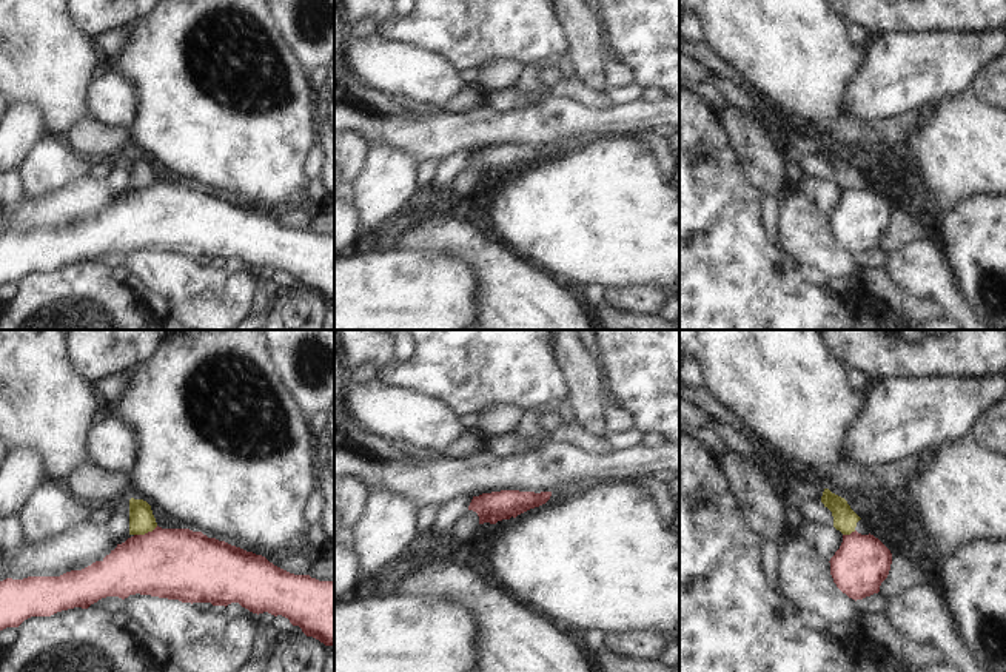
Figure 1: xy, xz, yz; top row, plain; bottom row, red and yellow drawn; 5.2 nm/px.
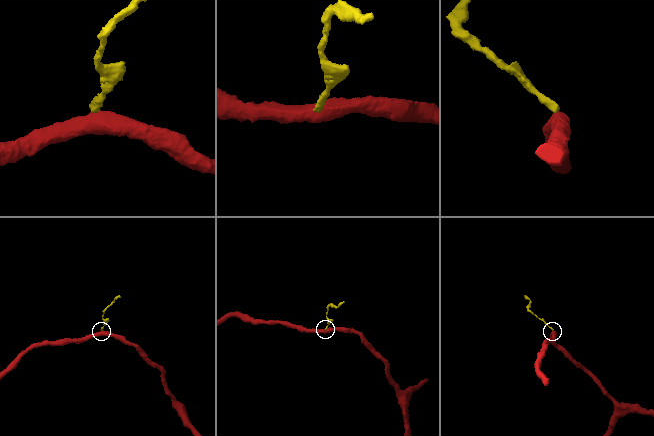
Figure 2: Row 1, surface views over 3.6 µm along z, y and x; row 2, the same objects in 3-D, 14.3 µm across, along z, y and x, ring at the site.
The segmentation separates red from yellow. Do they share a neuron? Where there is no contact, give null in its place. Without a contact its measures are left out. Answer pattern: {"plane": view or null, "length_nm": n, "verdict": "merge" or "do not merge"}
{"plane": "xy", "length_nm": 140, "verdict": "do not merge"}

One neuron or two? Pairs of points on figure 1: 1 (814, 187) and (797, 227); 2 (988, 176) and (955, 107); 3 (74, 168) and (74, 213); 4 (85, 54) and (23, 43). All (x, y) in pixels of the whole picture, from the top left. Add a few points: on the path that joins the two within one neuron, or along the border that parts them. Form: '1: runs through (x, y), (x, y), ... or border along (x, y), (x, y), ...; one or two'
1: border along (800, 187), (828, 218); two
2: runs through (983, 159), (963, 139), (959, 124); one
3: border along (88, 174), (73, 178), (42, 194); two
4: runs through (70, 54), (39, 54); one

